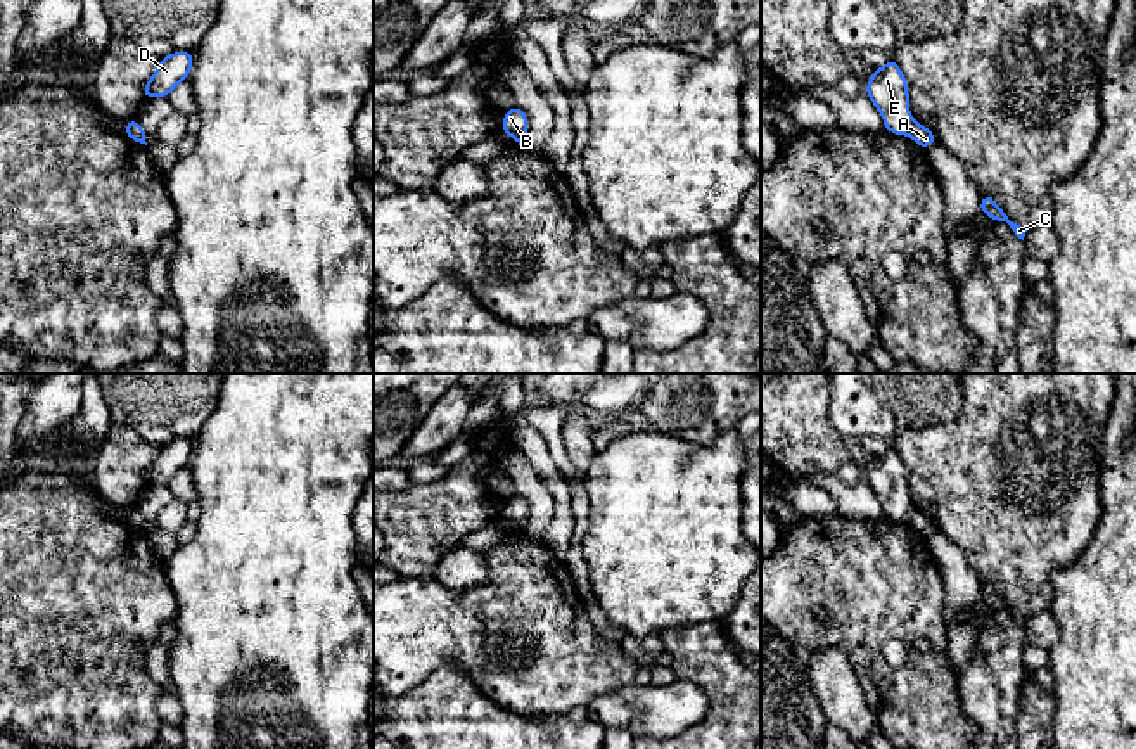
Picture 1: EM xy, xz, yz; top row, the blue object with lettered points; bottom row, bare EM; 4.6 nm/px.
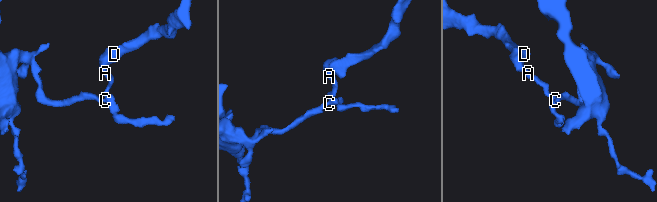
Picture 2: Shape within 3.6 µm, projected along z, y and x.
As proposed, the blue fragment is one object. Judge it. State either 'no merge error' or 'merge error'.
merge error

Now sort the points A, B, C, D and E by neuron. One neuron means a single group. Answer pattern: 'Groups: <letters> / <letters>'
Groups: A C / B D E

